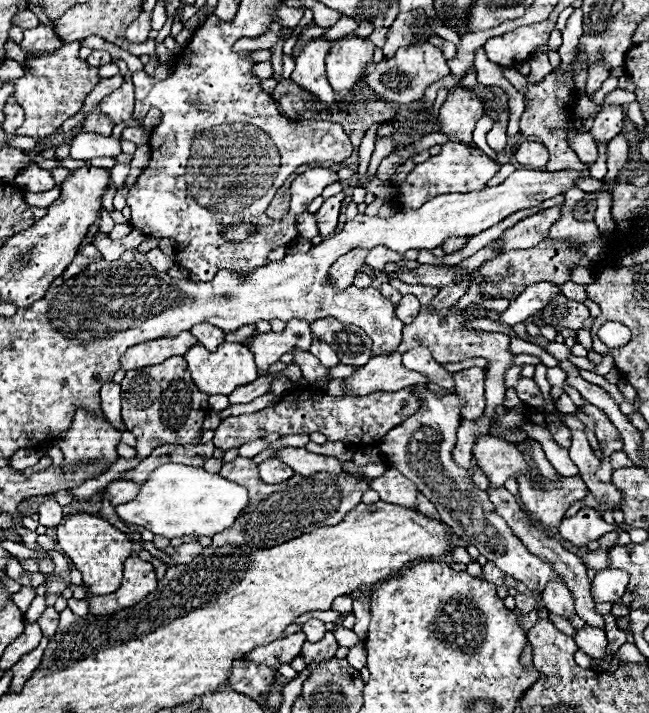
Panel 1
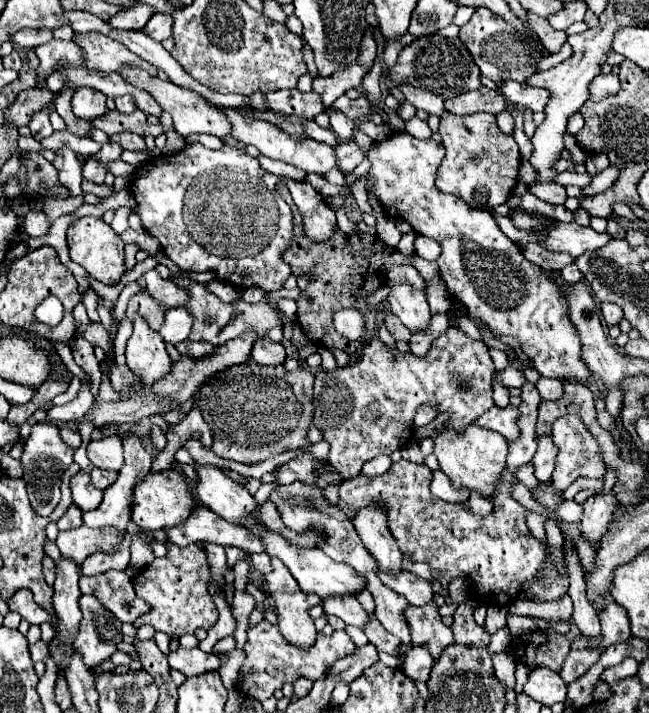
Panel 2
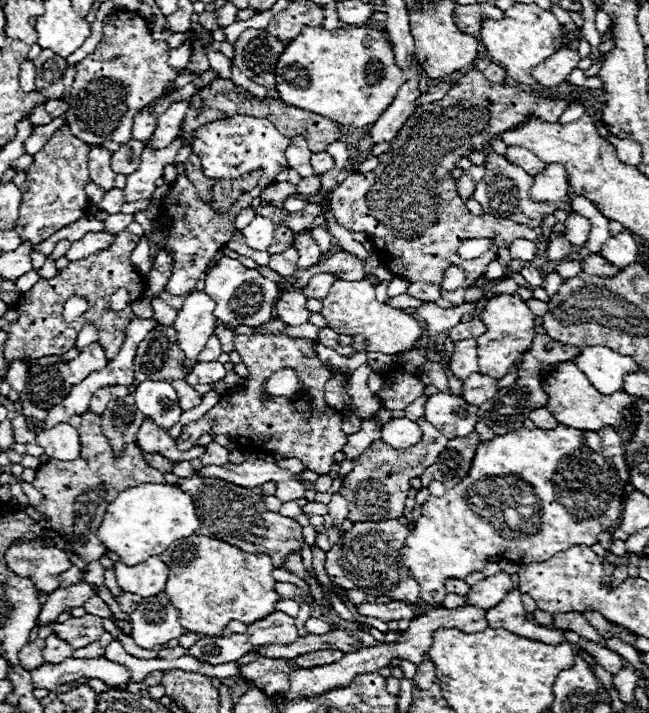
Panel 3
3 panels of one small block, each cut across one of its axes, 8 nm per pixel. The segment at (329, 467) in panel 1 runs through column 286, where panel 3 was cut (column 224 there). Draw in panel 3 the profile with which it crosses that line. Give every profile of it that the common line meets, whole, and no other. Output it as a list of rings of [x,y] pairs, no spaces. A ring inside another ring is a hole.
[[[210,442],[206,446],[206,454],[200,460],[202,460],[204,466],[208,466],[208,464],[226,464],[228,462],[228,454],[230,452],[224,446],[220,446],[216,442]]]

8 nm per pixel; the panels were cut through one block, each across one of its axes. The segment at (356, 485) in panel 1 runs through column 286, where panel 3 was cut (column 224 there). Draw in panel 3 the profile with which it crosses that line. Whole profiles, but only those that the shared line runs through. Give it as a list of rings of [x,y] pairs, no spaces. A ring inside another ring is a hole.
[[[198,474],[182,478],[178,488],[184,488],[184,492],[192,492],[192,496],[196,496],[200,534],[224,540],[252,554],[268,554],[274,560],[274,566],[280,566],[286,554],[300,550],[300,542],[304,540],[302,526],[292,518],[266,510],[262,498],[250,488],[240,488],[236,484],[228,484],[226,480],[214,480]]]

